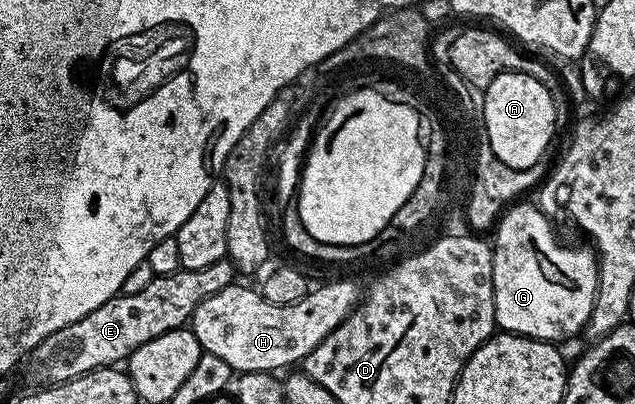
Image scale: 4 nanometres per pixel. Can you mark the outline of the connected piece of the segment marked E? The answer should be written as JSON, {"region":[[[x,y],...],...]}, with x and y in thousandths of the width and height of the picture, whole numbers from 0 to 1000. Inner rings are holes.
{"region":[[[361,641],[334,646],[323,666],[307,671],[277,668],[263,681],[244,681],[220,725],[184,728],[178,740],[164,745],[157,765],[145,765],[126,795],[88,814],[63,854],[57,854],[44,881],[47,918],[61,938],[61,950],[83,953],[104,948],[121,928],[137,928],[154,908],[176,908],[203,891],[205,876],[233,844],[258,824],[274,819],[279,809],[293,809],[306,780],[309,755],[334,725],[370,698],[369,653]]]}

